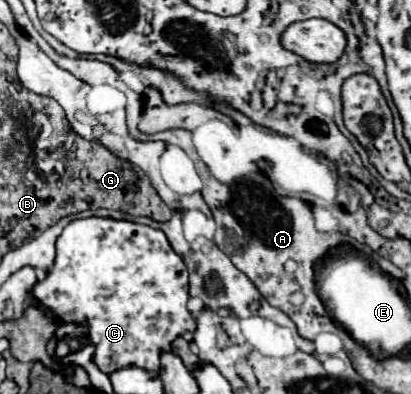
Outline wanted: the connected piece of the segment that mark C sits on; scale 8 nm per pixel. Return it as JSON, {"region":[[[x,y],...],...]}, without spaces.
{"region":[[[82,218],[82,220],[74,220],[70,222],[64,232],[60,234],[58,242],[56,242],[56,262],[52,266],[52,270],[46,274],[46,278],[42,282],[38,282],[32,290],[34,298],[46,306],[58,324],[64,324],[64,322],[74,322],[78,326],[84,326],[88,330],[86,336],[80,338],[80,348],[84,346],[94,346],[94,364],[104,372],[104,374],[112,374],[116,370],[122,370],[122,368],[144,368],[148,372],[160,372],[160,354],[164,352],[170,352],[172,350],[172,342],[180,336],[184,336],[186,332],[194,332],[196,330],[196,320],[192,318],[192,314],[188,312],[186,304],[188,304],[188,270],[182,262],[182,258],[172,250],[168,238],[164,236],[164,232],[160,230],[154,230],[150,226],[144,226],[144,224],[136,224],[136,222],[128,222],[128,220],[112,220],[112,218]]]}

